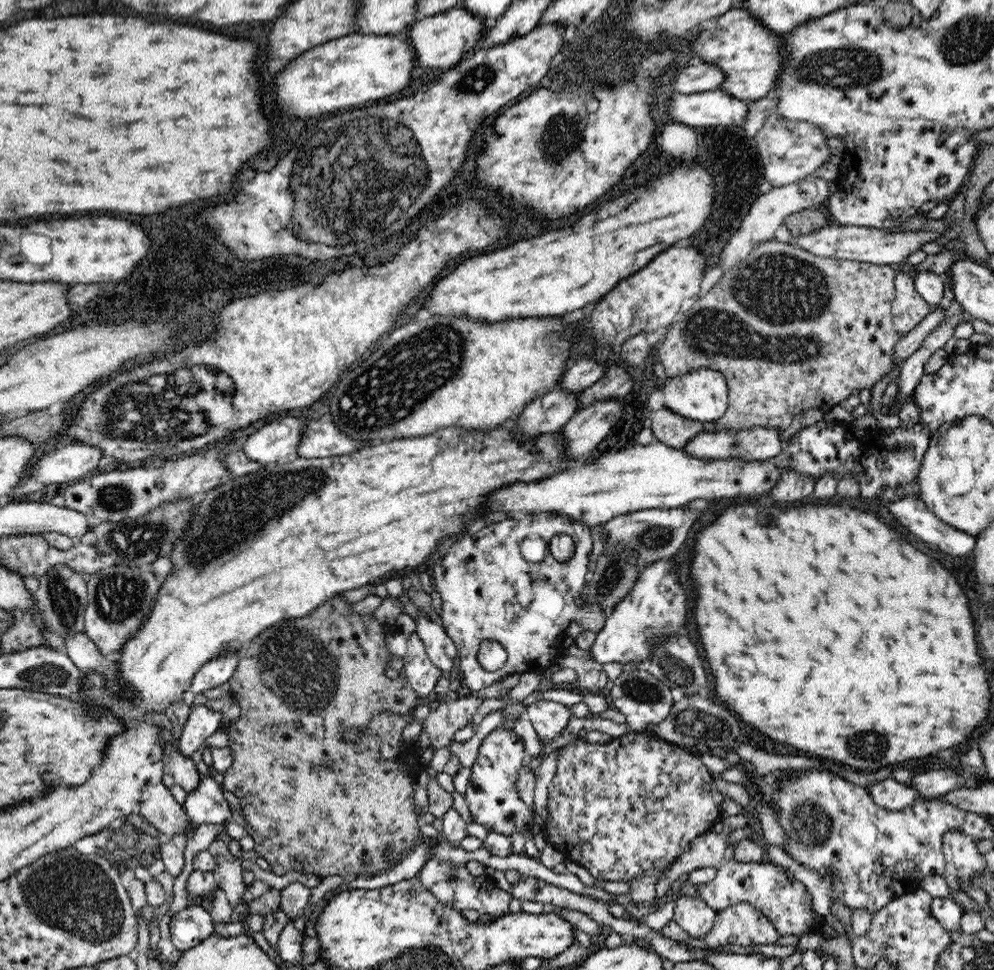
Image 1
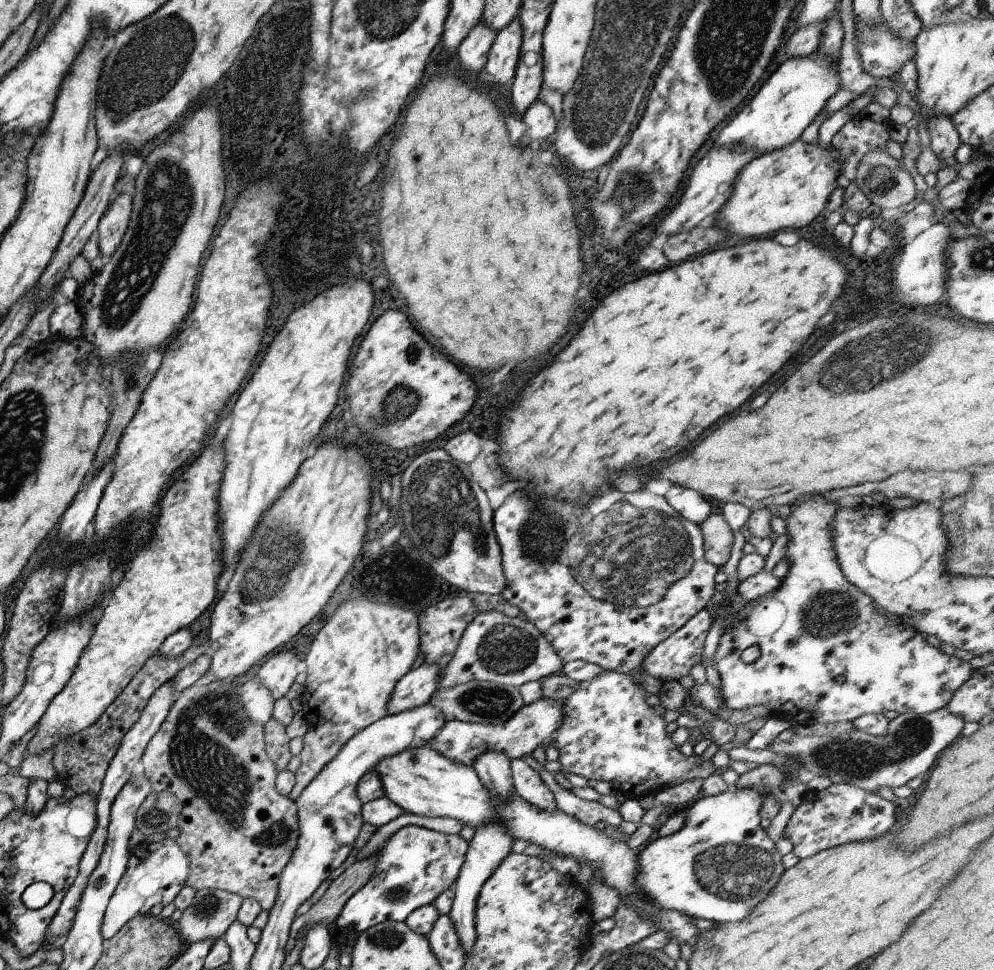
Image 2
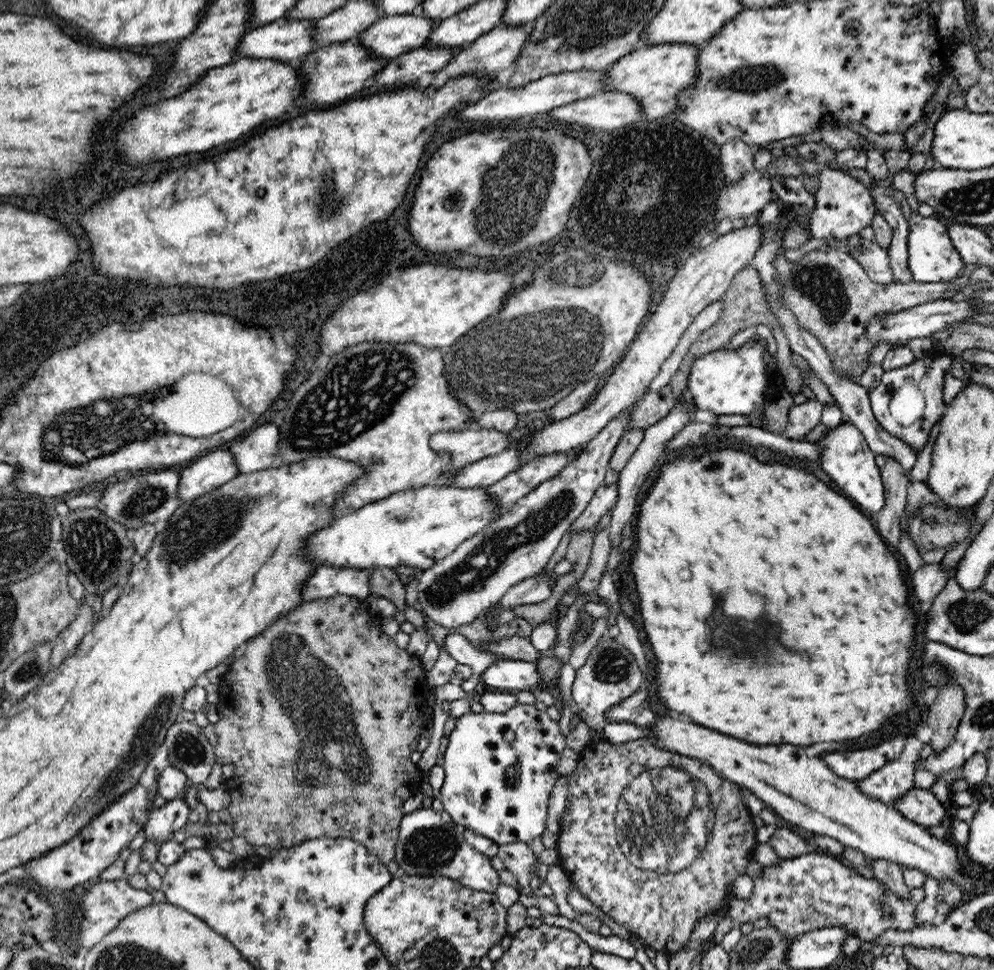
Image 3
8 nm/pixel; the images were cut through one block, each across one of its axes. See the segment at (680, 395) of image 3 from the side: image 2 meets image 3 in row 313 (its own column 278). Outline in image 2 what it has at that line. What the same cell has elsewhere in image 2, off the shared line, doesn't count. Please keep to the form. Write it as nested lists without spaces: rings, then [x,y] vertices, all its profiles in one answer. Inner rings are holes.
[[[270,718],[264,725],[265,748],[277,772],[284,772],[293,757],[288,745],[289,738],[285,726],[280,721]]]

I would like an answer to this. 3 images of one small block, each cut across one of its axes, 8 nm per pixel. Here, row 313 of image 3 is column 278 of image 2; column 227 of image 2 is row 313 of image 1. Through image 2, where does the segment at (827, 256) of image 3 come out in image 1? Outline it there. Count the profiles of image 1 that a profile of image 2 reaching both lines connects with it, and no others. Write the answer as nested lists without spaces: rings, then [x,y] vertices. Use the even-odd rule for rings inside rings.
[[[771,239],[758,244],[736,268],[728,270],[724,276],[708,291],[704,297],[699,297],[690,310],[678,314],[675,321],[668,328],[666,340],[658,345],[658,356],[665,368],[666,378],[680,376],[698,368],[709,368],[721,372],[727,380],[729,405],[726,412],[716,421],[715,431],[730,429],[739,431],[760,425],[760,427],[776,427],[778,431],[786,430],[794,416],[800,412],[800,396],[814,400],[816,394],[824,400],[824,404],[835,406],[848,398],[854,390],[862,391],[872,386],[890,372],[894,359],[894,347],[899,342],[900,336],[896,333],[891,313],[891,304],[895,297],[896,268],[890,265],[874,265],[856,260],[843,260],[816,256],[800,247],[788,243],[782,244],[776,239]]]

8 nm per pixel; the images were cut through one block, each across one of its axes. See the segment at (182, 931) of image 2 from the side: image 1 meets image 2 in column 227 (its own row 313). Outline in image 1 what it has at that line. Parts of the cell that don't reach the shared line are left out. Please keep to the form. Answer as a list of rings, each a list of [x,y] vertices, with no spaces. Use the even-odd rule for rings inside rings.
[[[899,272],[894,278],[895,297],[891,304],[894,329],[898,336],[906,336],[915,330],[930,314],[931,306],[918,294],[914,278]]]

